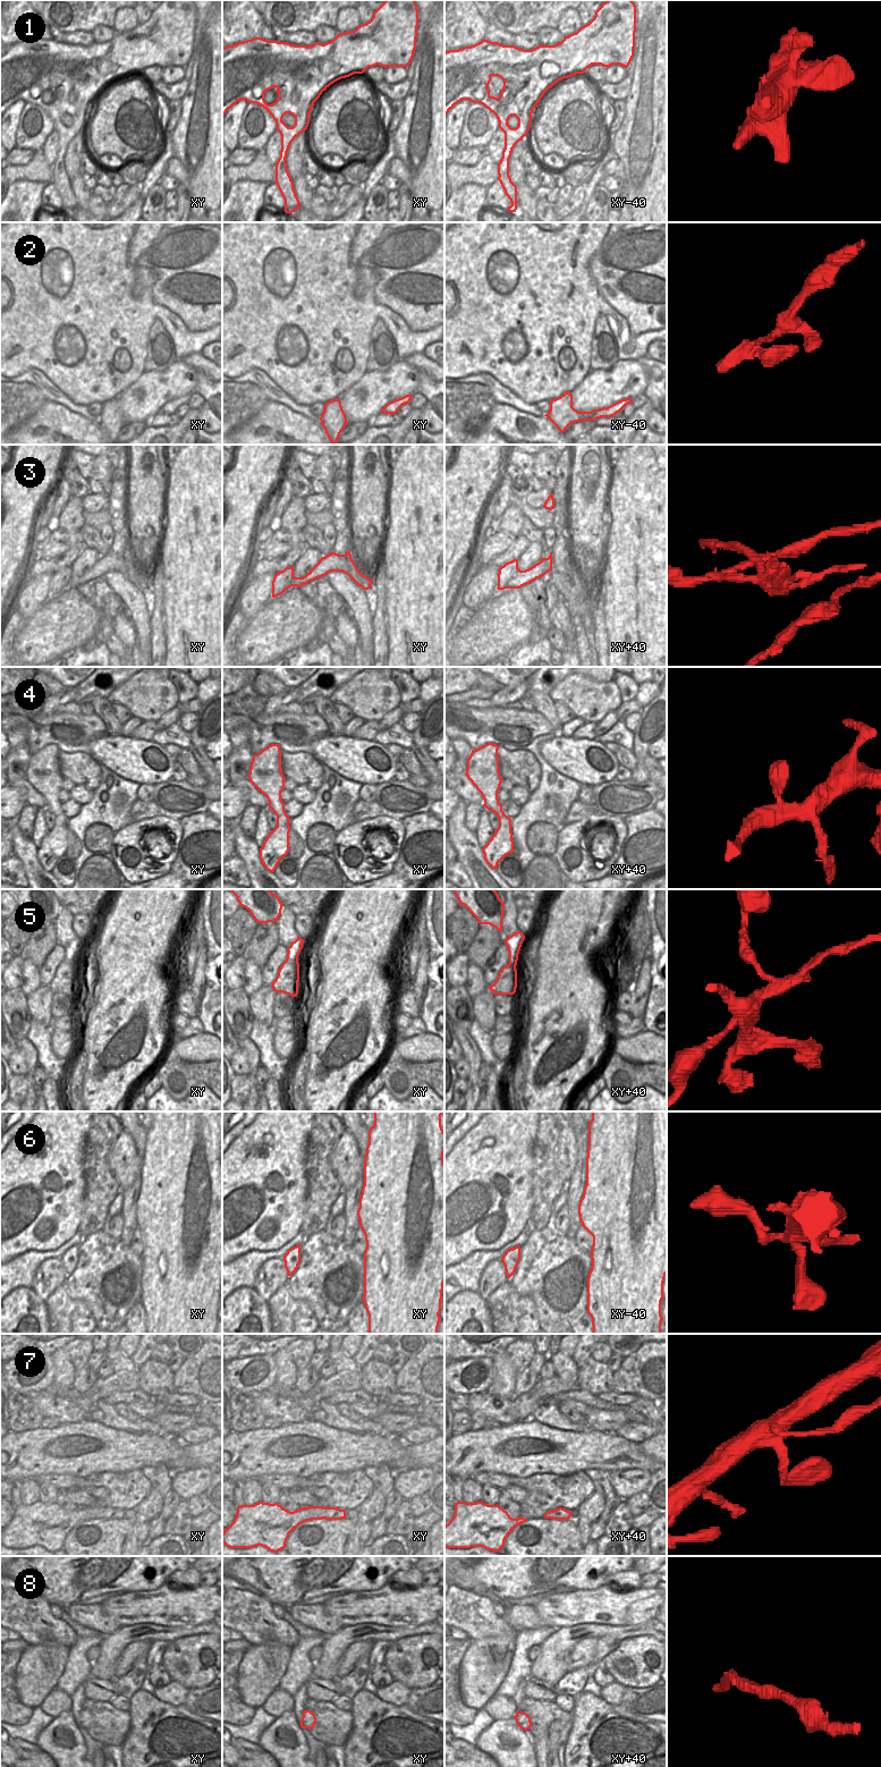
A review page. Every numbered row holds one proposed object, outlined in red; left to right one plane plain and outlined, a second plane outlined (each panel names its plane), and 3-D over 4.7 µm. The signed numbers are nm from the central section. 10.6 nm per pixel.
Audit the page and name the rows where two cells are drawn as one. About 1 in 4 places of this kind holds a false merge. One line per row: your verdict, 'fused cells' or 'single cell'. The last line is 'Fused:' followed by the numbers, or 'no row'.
1: single cell
2: single cell
3: fused cells
4: single cell
5: fused cells
6: single cell
7: single cell
8: single cell
Fused: 3, 5

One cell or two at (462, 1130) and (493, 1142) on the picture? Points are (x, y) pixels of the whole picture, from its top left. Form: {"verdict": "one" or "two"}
{"verdict": "two"}

